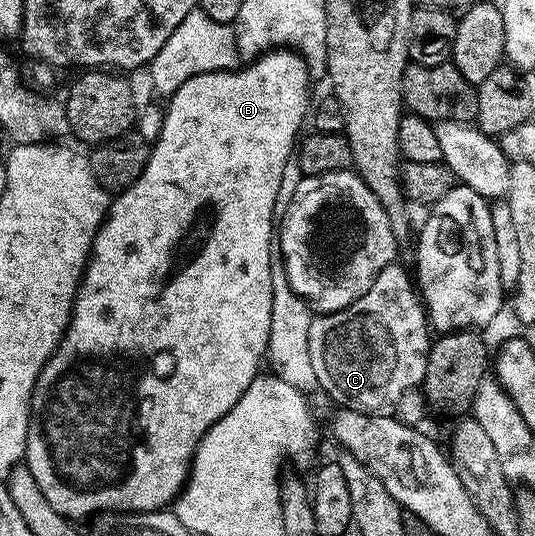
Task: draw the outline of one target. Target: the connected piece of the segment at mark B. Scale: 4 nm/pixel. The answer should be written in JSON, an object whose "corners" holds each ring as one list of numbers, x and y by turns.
{"corners":[[282,48,273,49,235,71,203,73,202,75,194,75,194,79,186,79,186,83,182,83,182,87,178,87,178,91,172,94,167,102,160,137,151,146,148,162,142,171,142,175,129,189,125,189,109,204,108,216,100,224,100,229,96,232,96,238,92,241,92,255,88,259,84,276,80,279,80,289,76,292,76,302,72,304,72,315,68,319,68,330,64,333,60,346,52,352,52,358,44,364,38,375,36,386,32,392,32,413,28,417,28,442,24,452,24,461,28,466,30,475,34,475,34,483,38,483,38,491,42,491,42,495,46,495,46,503,50,503,50,507,54,507,54,511,58,511,62,516,69,519,77,519,76,517,92,519,99,514,108,512,150,513,171,506,182,492,182,483,188,479,188,471,192,467,192,458,195,457,196,448,200,446,200,441,206,435,206,431,210,431,210,427,214,427,214,423,218,423,218,419,222,419,222,415,226,415,226,411,230,411,230,407,234,407,234,403,238,403,238,399,242,399,242,395,248,390,252,380,261,372,260,360,262,362,265,360,271,333,271,269,274,260,274,221,272,225,272,217,277,216,276,200,278,199,278,191,282,187,282,175,297,152,298,138,301,136,300,128,306,125,306,118,310,113,308,77,310,78,310,70,307,60,299,52]]}

